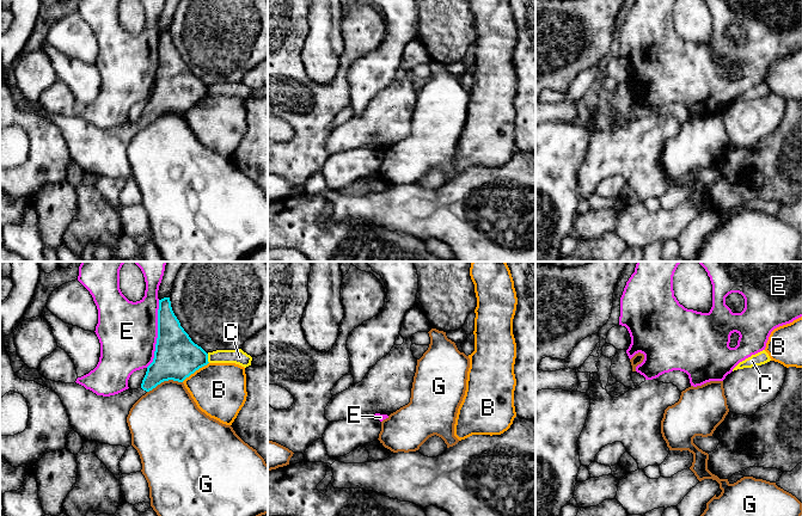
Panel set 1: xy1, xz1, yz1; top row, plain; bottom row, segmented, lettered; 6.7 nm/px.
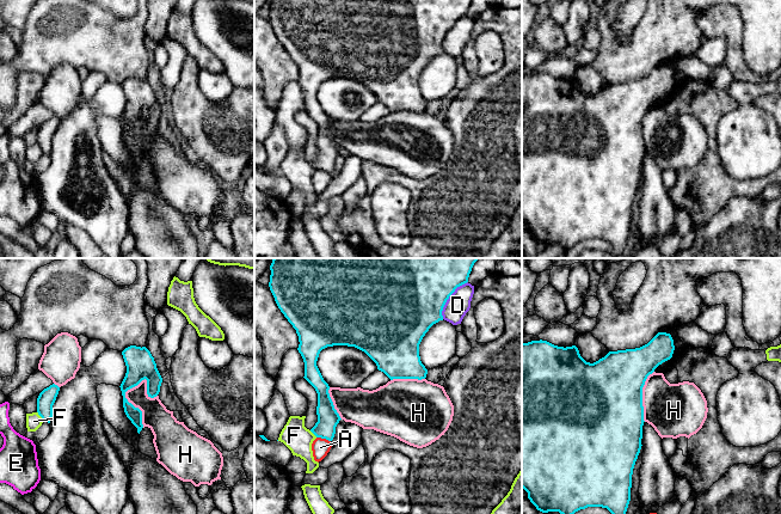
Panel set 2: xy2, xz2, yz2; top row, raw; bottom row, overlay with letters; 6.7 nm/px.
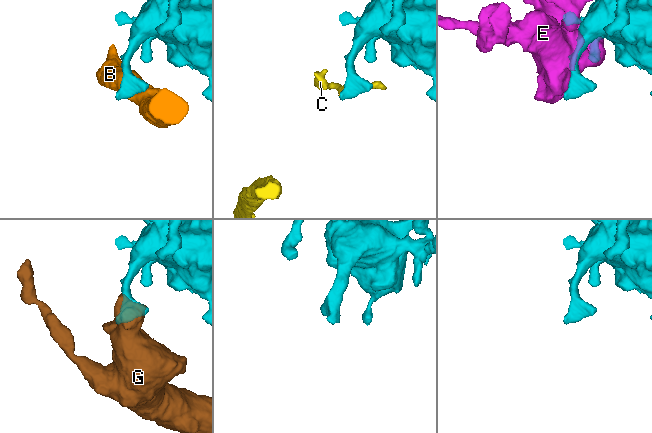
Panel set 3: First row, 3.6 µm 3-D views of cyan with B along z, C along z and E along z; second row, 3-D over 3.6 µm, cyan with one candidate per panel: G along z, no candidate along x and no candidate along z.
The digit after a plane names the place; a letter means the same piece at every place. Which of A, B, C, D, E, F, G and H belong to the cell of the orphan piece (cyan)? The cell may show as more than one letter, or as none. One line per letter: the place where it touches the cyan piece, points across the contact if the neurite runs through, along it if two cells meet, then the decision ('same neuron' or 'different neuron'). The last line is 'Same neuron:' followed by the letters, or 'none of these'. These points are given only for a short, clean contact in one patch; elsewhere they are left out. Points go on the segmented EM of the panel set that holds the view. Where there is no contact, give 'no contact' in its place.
A: meets cyan in xz2 at (324, 438); different neuron
B: meets cyan in xy1 at (195, 370); border along xy1 (208, 362), (182, 381); different neuron
C: meets cyan in xy1 at (207, 358); border along xy1 (207, 354), (209, 362); different neuron
D: meets cyan in xz2 at (448, 298); different neuron
E: meets cyan in xy1 at (158, 333); different neuron
F: meets cyan in xy2 at (40, 415); different neuron
G: meets cyan in xy1 at (164, 380); different neuron
H: meets cyan in xy2 at (128, 402); different neuron
Same neuron: none of these

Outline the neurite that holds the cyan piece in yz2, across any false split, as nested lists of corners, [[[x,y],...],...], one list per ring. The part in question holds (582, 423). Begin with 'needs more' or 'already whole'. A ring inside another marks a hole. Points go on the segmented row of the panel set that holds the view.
already whole | [[[658,332],[647,344],[640,348],[609,351],[594,363],[586,362],[576,345],[564,348],[542,339],[522,343],[522,488],[528,492],[528,498],[537,510],[574,514],[588,507],[602,507],[611,514],[626,514],[631,501],[633,469],[642,446],[642,426],[645,422],[642,387],[647,377],[659,365],[672,357],[674,350],[674,339],[666,332]]]

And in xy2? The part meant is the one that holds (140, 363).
already whole | [[[130,345],[122,351],[122,355],[127,366],[125,377],[119,386],[123,396],[123,408],[127,417],[137,428],[140,434],[143,428],[142,411],[128,402],[125,392],[146,379],[147,394],[154,398],[160,392],[162,378],[156,368],[154,357],[146,347]]]

